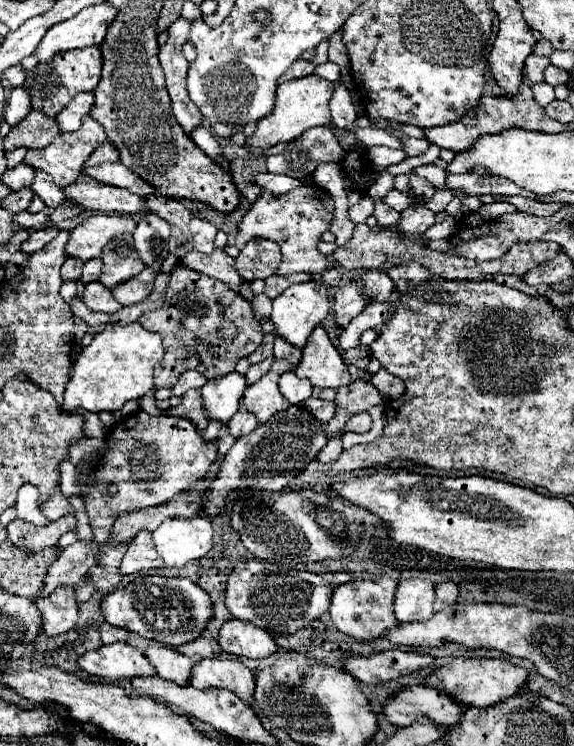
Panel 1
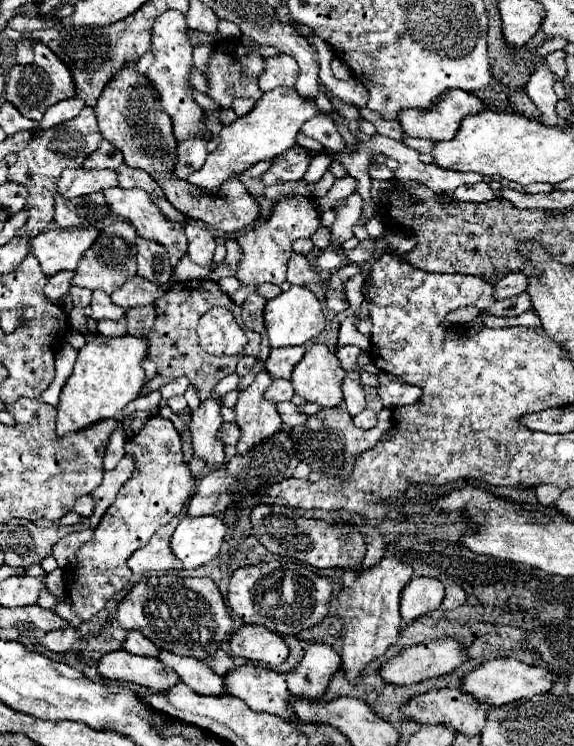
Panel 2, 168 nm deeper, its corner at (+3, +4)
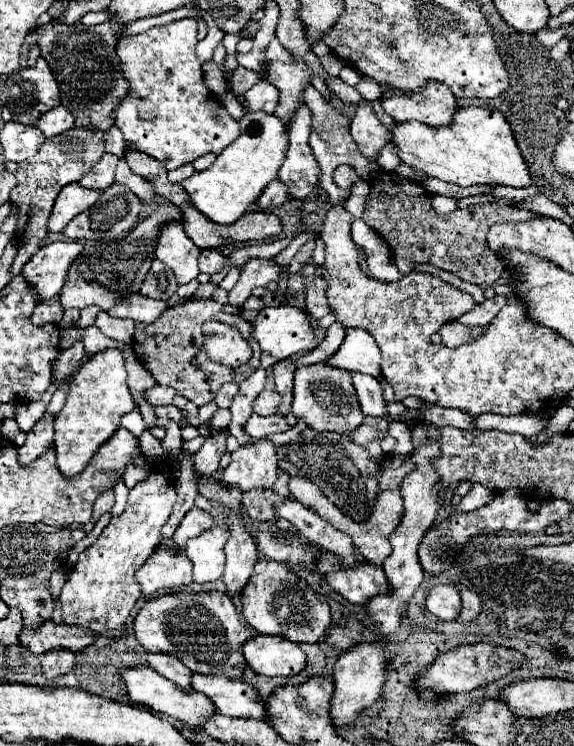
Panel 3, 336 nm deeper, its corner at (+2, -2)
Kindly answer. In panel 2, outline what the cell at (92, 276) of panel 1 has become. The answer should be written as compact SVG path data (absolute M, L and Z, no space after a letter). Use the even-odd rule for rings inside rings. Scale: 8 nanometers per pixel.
M70 285L70 297L72 297L74 307L90 305L90 295L92 295L92 291L88 291L84 287L78 287L78 285Z

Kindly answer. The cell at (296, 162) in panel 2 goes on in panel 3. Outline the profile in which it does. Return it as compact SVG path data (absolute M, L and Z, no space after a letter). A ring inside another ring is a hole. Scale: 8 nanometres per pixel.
M271 181L261 193L261 197L257 199L257 205L261 207L261 211L271 211L283 203L285 203L285 187L279 181Z

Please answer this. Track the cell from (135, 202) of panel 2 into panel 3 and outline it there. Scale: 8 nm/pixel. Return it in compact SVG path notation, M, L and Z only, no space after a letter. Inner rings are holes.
M181 223L165 225L161 229L155 257L173 269L179 285L185 285L199 275L199 267L197 267L199 253L201 249L193 245L193 241L183 231Z

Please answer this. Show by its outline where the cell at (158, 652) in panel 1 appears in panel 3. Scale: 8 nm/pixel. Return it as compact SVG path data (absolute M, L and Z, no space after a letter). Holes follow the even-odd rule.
M193 675L193 689L207 695L219 713L227 717L245 717L269 721L265 703L257 689L241 679L217 677L217 675Z

